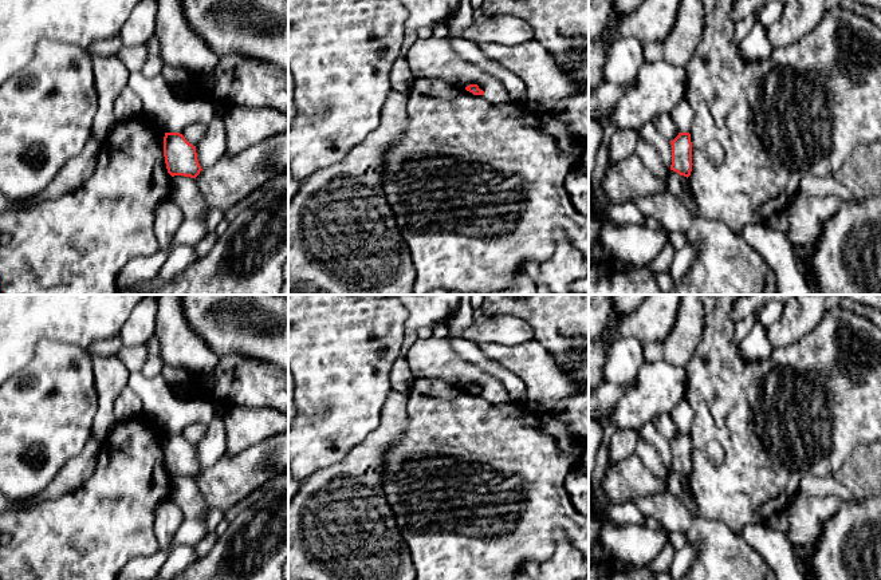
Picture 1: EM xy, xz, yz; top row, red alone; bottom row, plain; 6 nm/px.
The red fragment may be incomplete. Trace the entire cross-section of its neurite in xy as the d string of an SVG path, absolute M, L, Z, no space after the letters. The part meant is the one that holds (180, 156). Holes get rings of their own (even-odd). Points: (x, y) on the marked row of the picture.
M165 133L164 157L168 173L172 177L196 178L202 170L197 159L196 147L180 133Z

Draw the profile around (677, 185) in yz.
M669 170L666 186L668 190L684 204L692 217L700 217L697 204L687 177Z

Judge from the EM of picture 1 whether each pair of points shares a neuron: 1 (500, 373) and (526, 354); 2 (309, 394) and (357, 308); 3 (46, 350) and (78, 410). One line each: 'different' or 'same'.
1: different
2: same
3: same

